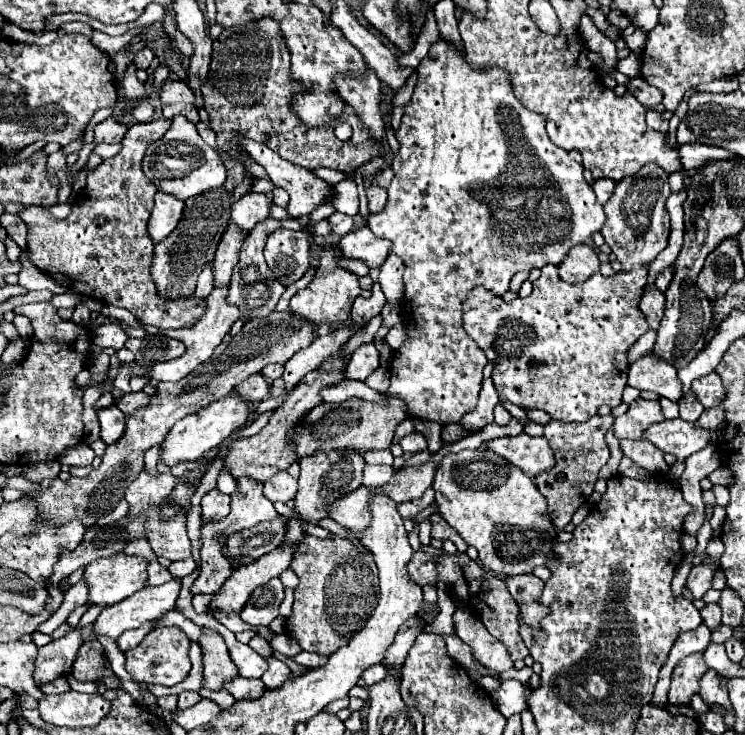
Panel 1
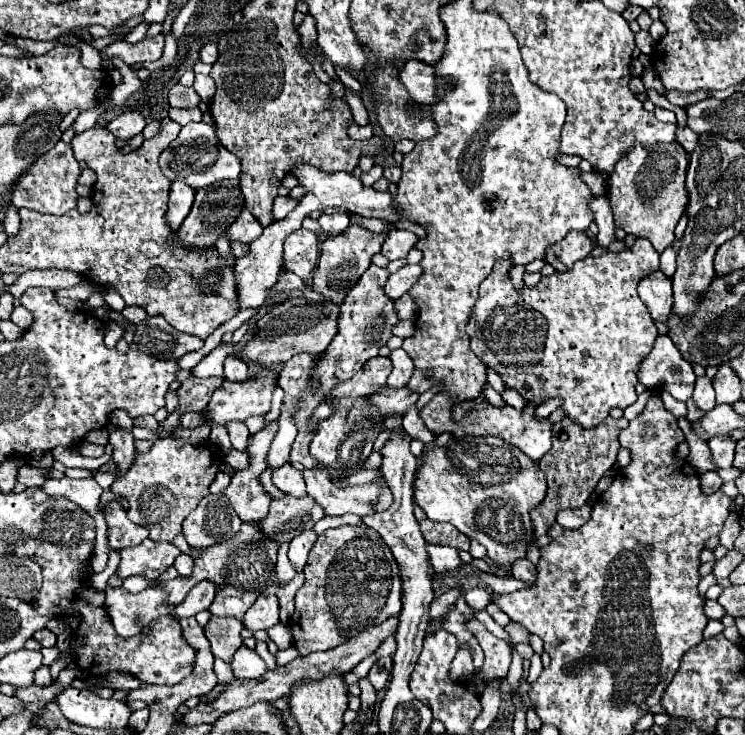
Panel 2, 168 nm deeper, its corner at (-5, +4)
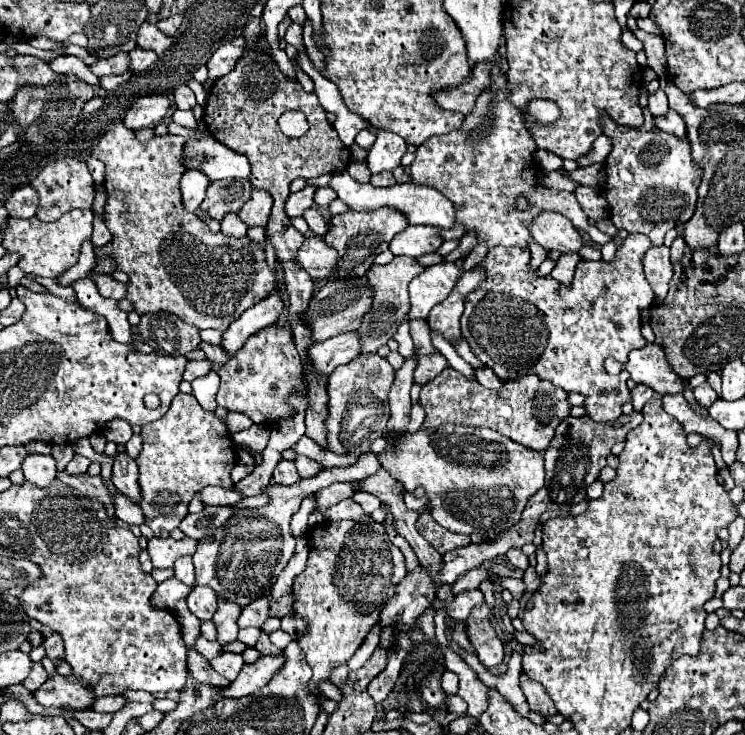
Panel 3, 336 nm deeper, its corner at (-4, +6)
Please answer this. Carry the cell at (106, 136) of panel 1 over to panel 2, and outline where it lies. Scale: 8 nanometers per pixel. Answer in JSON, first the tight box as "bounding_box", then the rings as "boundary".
{"bounding_box":[107,111,147,139],"boundary":[[[127,111],[127,113],[121,113],[119,117],[115,117],[111,123],[107,123],[107,129],[117,139],[129,139],[129,137],[135,137],[137,133],[141,133],[145,125],[147,125],[147,121],[141,111]]]}

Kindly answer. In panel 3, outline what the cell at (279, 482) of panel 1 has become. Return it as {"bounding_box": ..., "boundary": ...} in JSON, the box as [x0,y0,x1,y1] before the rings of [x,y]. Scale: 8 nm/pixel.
{"bounding_box":[272,461,300,485],"boundary":[[[280,461],[272,473],[272,485],[294,485],[300,481],[300,475],[292,461]]]}

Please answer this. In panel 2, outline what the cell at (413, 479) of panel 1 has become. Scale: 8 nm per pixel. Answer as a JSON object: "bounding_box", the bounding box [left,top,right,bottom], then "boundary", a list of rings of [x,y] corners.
{"bounding_box":[303,469,381,517],"boundary":[[[305,469],[303,475],[307,483],[307,495],[313,497],[327,511],[327,515],[353,513],[363,517],[373,513],[373,505],[377,503],[381,489],[379,483],[337,489],[325,469]]]}

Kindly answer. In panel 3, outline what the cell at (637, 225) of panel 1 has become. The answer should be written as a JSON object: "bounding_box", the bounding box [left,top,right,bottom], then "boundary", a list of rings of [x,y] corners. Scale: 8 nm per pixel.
{"bounding_box":[602,115,702,245],"boundary":[[[602,115],[604,133],[612,139],[612,151],[606,157],[606,185],[604,193],[608,203],[612,205],[610,219],[618,229],[626,229],[628,233],[644,233],[650,237],[652,245],[662,245],[664,235],[674,229],[682,227],[688,221],[696,207],[696,189],[700,185],[702,171],[692,161],[690,143],[686,139],[670,137],[670,133],[662,133],[660,129],[652,129],[648,133],[640,133],[632,127],[616,125],[608,115]]]}

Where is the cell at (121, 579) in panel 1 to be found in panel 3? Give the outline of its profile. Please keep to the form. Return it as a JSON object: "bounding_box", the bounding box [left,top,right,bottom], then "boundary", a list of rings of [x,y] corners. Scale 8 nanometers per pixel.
{"bounding_box":[148,537,196,569],"boundary":[[[152,537],[148,541],[148,555],[152,559],[152,565],[158,569],[172,567],[178,557],[194,555],[194,551],[196,551],[196,541],[190,541],[188,537],[184,537],[180,541],[172,539],[172,537],[168,537],[168,539]]]}

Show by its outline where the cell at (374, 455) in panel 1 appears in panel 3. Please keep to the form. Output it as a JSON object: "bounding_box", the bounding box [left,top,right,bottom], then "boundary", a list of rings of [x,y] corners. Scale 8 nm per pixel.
{"bounding_box":[192,453,374,607],"boundary":[[[364,453],[350,467],[322,469],[316,477],[302,479],[298,485],[270,485],[266,489],[272,499],[268,505],[258,509],[236,509],[234,517],[230,517],[230,521],[226,521],[226,525],[222,525],[214,537],[198,541],[196,553],[192,555],[196,567],[196,585],[210,585],[218,597],[240,607],[246,607],[258,597],[266,595],[294,553],[296,541],[290,535],[290,517],[296,513],[300,501],[310,493],[332,485],[334,481],[358,481],[372,475],[374,471],[374,455]]]}

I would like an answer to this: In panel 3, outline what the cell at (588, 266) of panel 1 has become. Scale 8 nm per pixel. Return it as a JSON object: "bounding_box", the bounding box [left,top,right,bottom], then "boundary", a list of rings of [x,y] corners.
{"bounding_box":[530,213,582,255],"boundary":[[[542,213],[542,217],[534,219],[530,233],[546,251],[558,251],[560,255],[578,253],[582,247],[580,233],[558,213]]]}

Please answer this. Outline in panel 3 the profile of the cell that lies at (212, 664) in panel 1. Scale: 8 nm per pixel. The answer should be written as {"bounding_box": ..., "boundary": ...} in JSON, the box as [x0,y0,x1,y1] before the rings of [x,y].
{"bounding_box":[214,599,240,645],"boundary":[[[218,599],[218,609],[214,613],[214,625],[216,625],[216,641],[220,645],[228,645],[232,641],[236,641],[238,637],[238,615],[240,615],[240,607],[230,603],[230,601],[222,601]]]}

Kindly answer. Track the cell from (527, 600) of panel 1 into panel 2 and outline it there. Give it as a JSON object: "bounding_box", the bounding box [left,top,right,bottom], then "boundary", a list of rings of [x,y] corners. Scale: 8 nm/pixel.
{"bounding_box":[511,559,537,581],"boundary":[[[521,559],[519,563],[513,563],[511,573],[515,579],[521,579],[521,581],[535,581],[537,579],[537,569],[529,559]]]}

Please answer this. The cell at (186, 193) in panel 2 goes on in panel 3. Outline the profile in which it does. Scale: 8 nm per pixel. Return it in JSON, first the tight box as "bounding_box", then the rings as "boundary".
{"bounding_box":[180,169,210,211],"boundary":[[[196,169],[186,171],[180,179],[180,191],[182,191],[182,205],[188,211],[196,211],[202,203],[202,197],[206,193],[206,185],[210,185],[208,177],[204,173],[198,173]]]}

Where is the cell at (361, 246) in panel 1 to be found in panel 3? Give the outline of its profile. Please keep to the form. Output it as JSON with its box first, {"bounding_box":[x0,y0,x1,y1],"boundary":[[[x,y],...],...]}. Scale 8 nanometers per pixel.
{"bounding_box":[390,225,442,257],"boundary":[[[410,225],[406,231],[398,233],[392,243],[390,251],[394,255],[406,257],[420,257],[424,253],[434,253],[442,245],[442,237],[434,227],[426,225]]]}

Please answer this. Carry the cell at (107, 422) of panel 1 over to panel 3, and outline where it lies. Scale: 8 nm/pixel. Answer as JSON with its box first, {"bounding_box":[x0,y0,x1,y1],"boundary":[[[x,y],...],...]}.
{"bounding_box":[112,451,138,501],"boundary":[[[126,451],[114,457],[112,483],[120,493],[128,495],[132,501],[138,501],[138,467],[136,461]]]}

